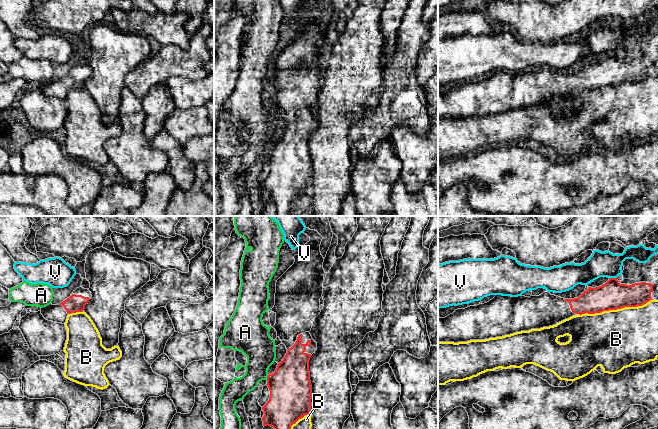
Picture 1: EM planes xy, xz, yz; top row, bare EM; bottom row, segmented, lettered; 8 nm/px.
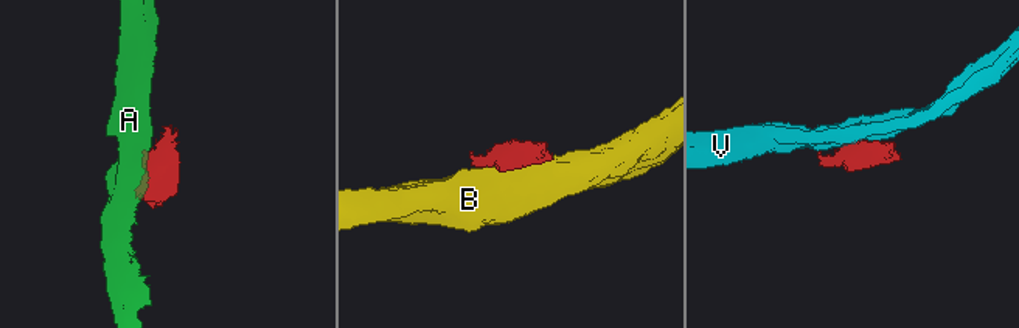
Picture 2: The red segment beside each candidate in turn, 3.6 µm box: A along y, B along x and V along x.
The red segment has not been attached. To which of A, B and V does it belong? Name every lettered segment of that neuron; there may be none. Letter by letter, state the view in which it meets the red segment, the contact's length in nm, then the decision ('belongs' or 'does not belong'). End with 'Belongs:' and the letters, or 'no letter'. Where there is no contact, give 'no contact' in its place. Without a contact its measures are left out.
A: contact in xz; length 40 nm; does not belong
B: contact in yz; length 600 nm; does not belong
V: contact in yz; length 60 nm; does not belong
Belongs: no letter

